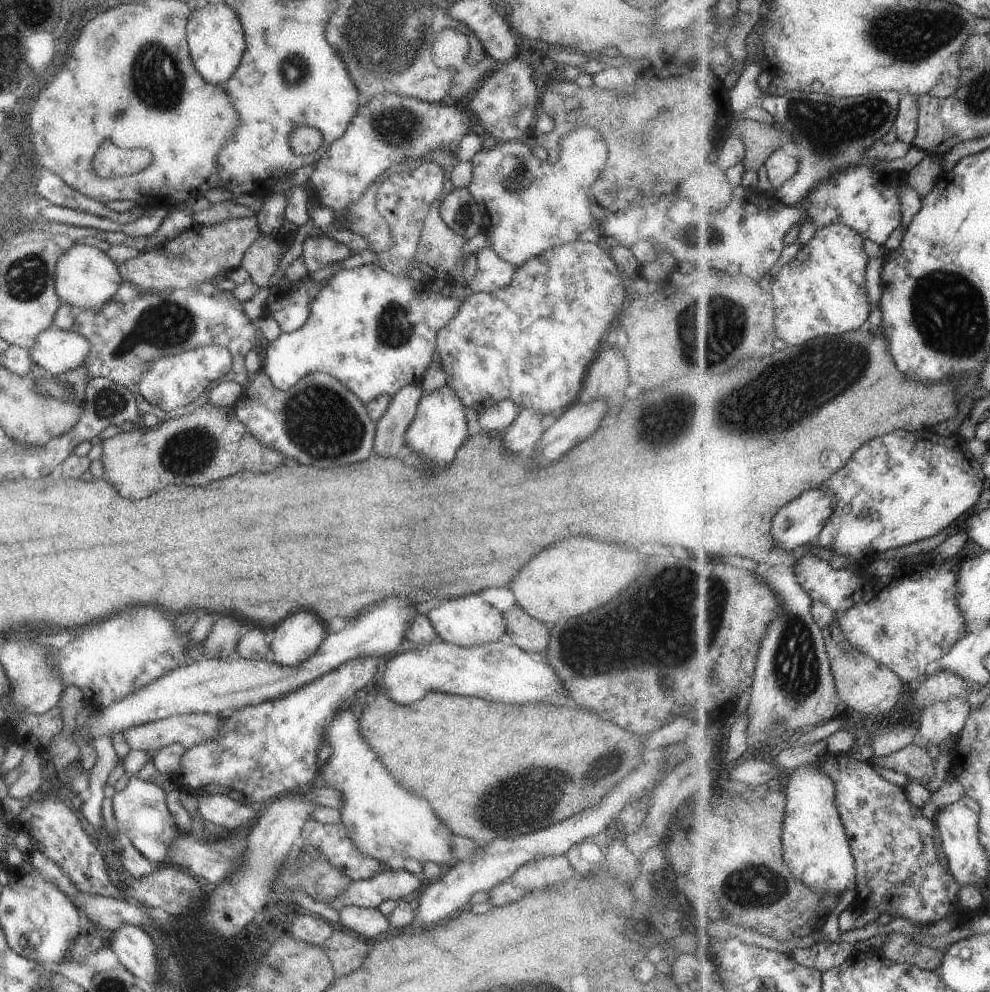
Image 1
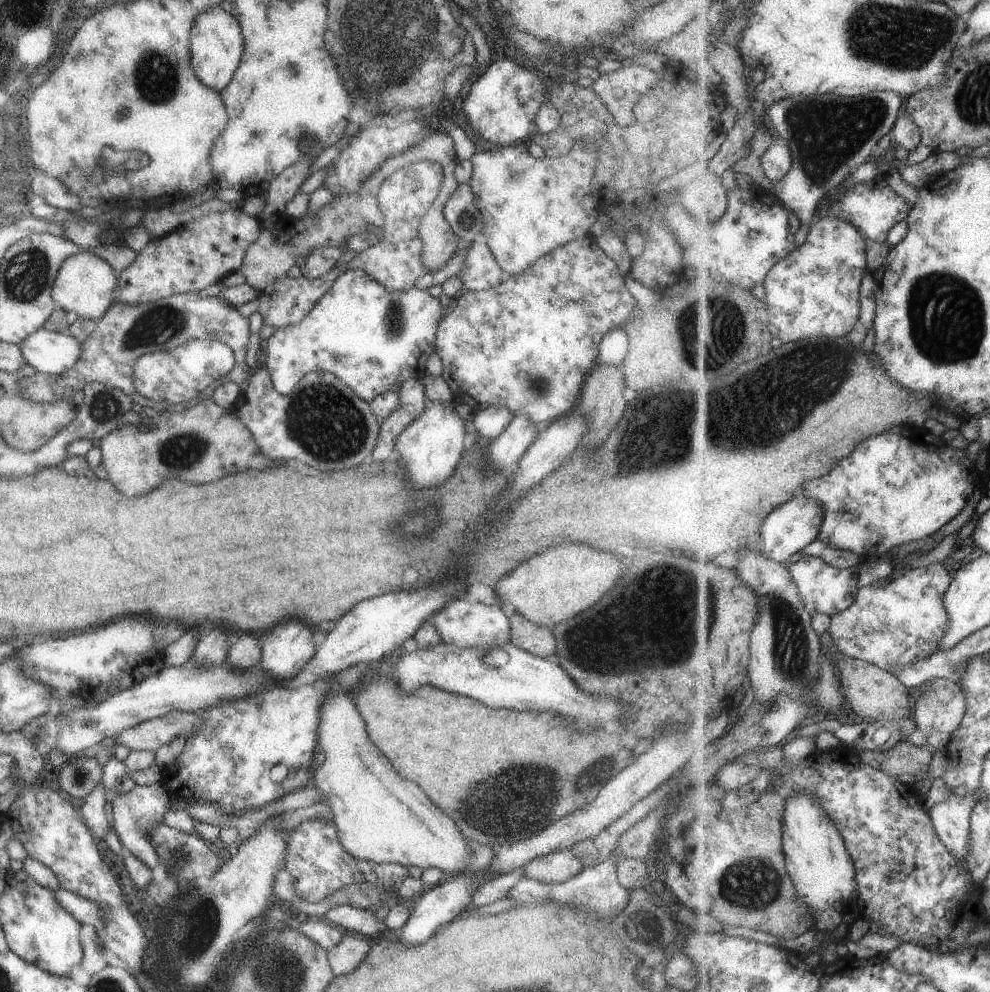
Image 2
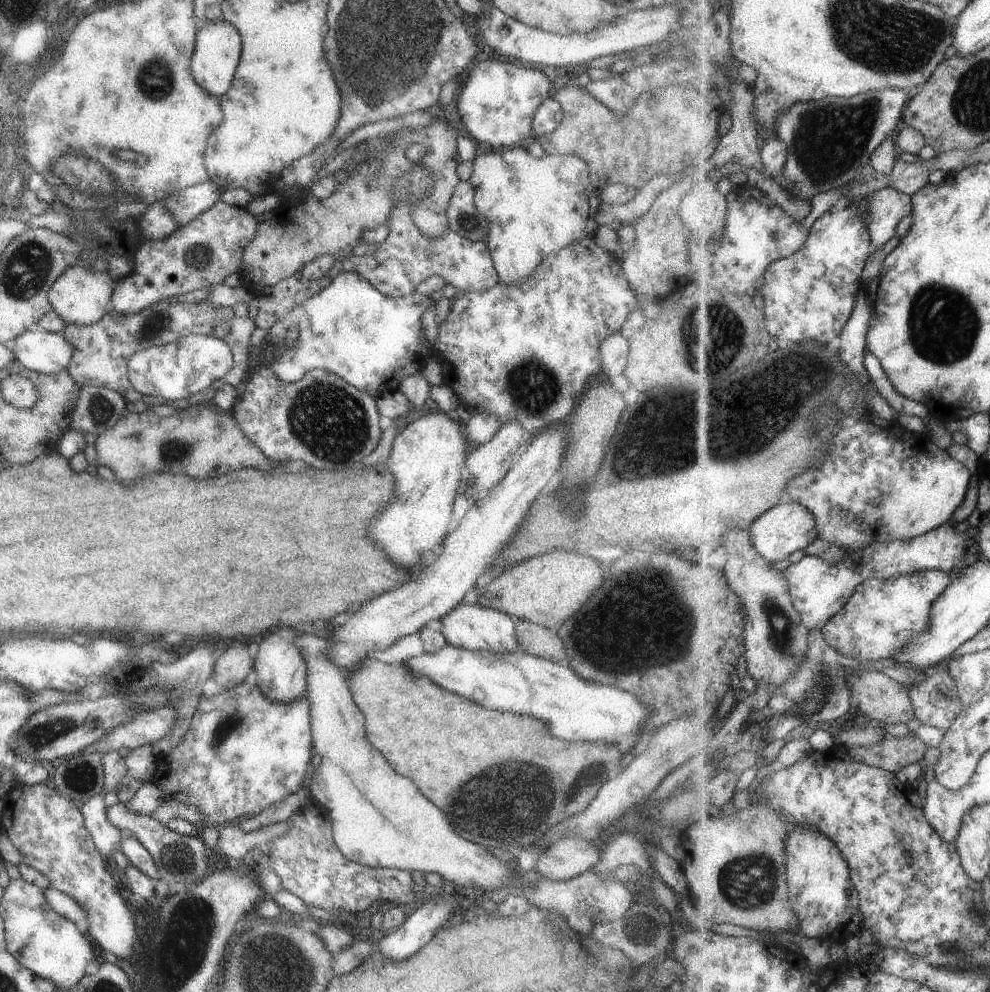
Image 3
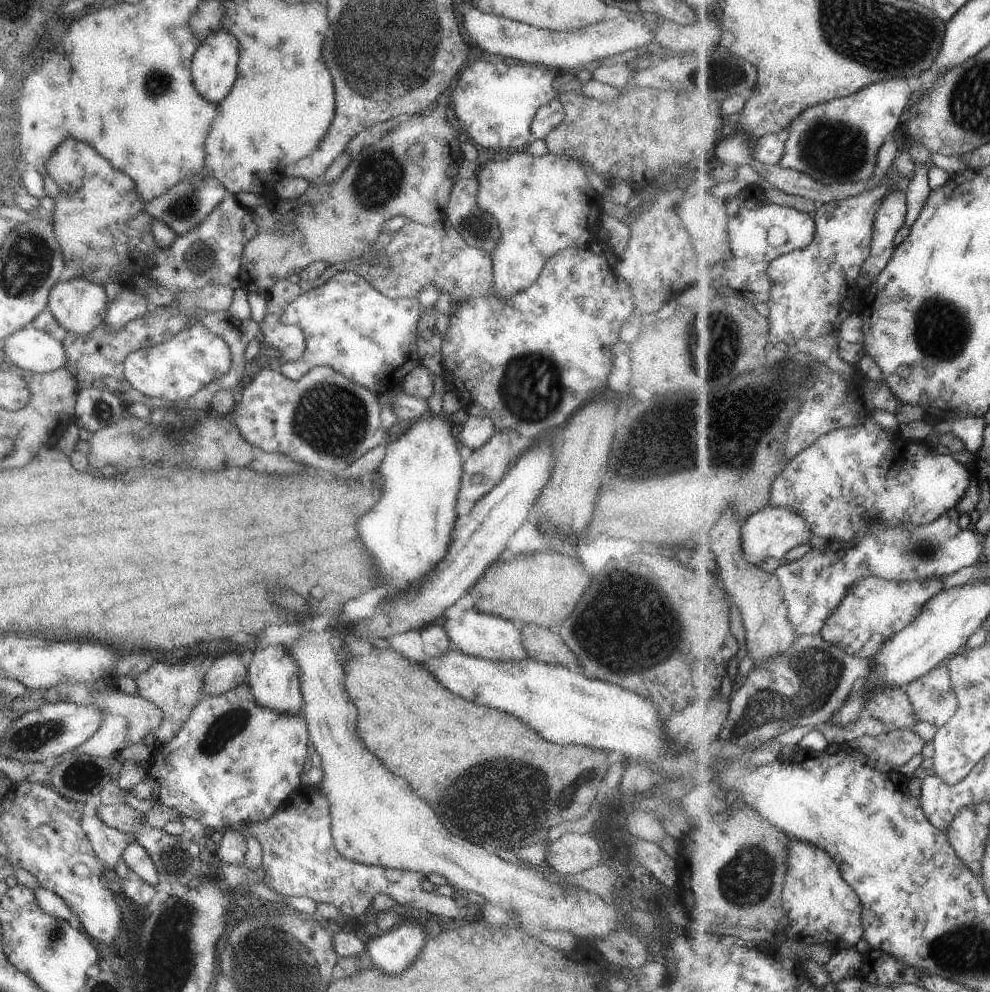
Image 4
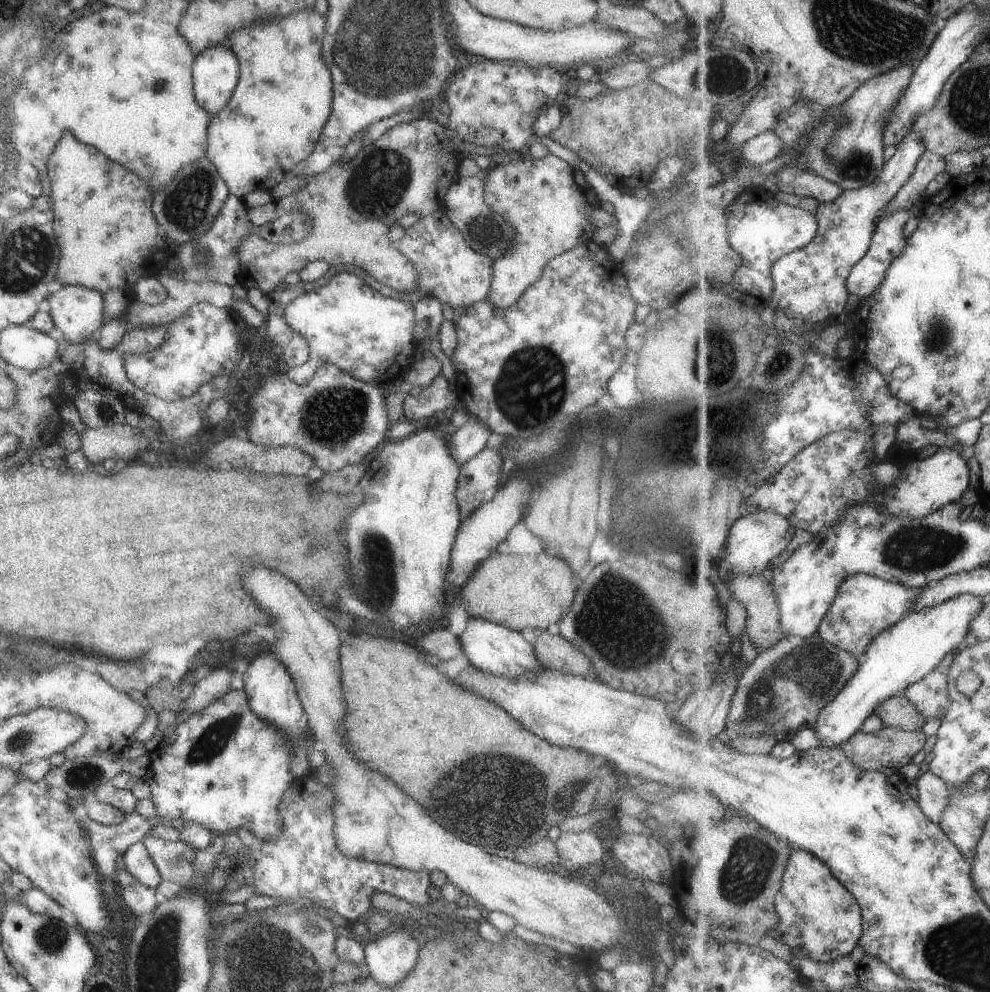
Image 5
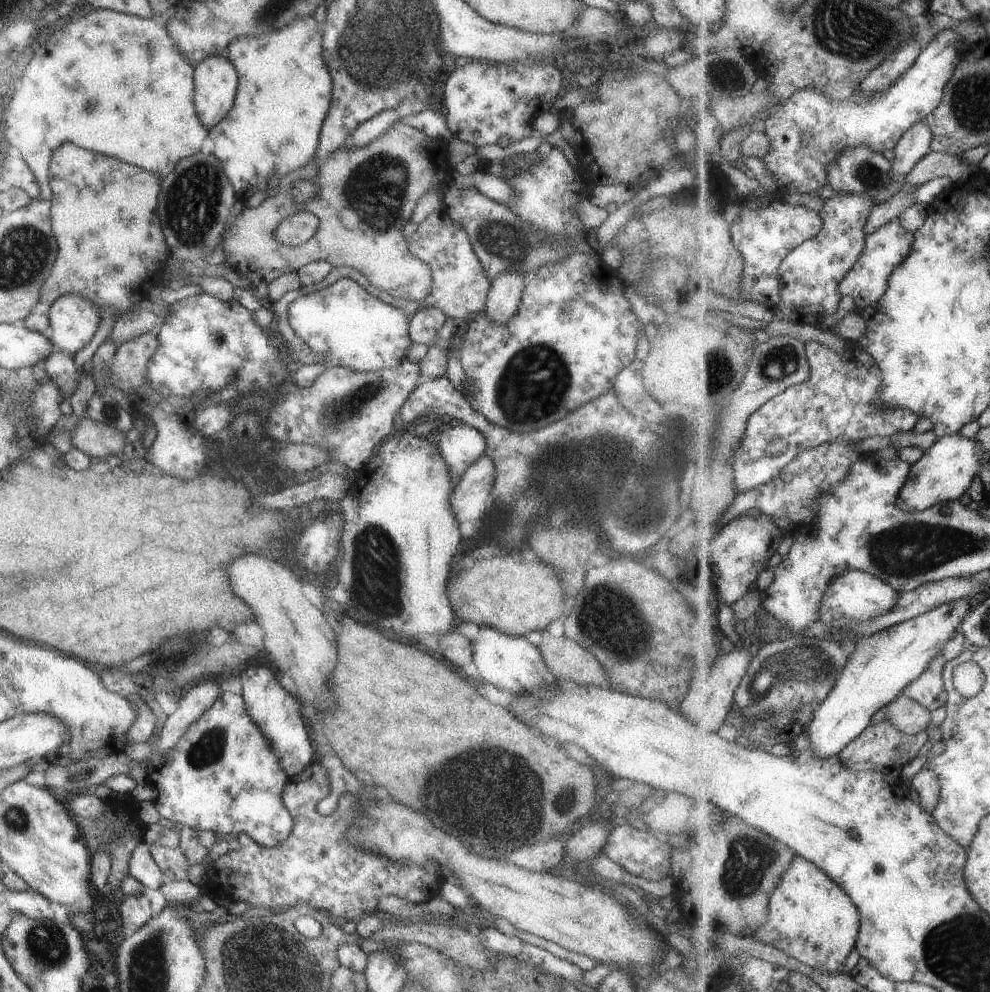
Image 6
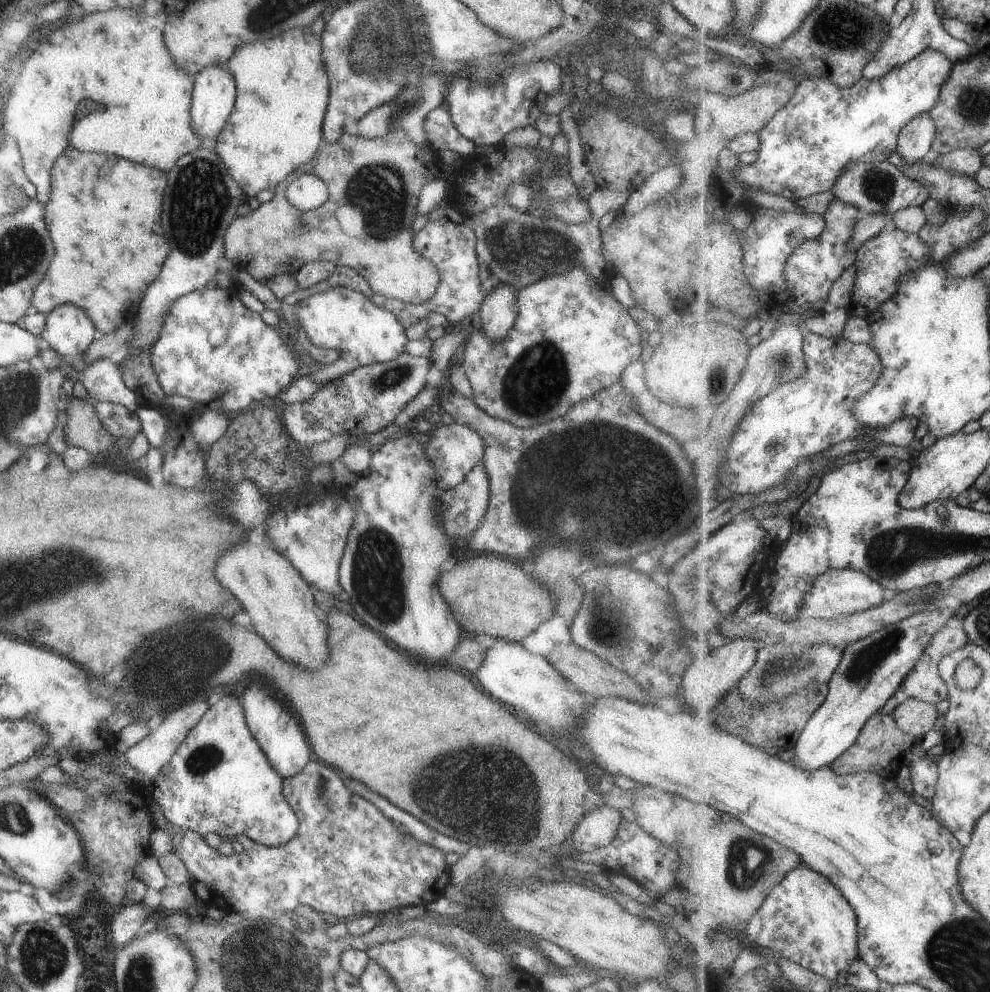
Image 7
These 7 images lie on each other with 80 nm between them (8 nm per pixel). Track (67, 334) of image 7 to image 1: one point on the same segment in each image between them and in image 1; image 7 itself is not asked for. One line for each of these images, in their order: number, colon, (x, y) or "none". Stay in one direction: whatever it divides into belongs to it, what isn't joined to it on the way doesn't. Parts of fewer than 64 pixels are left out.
1: (85, 278)
2: (83, 287)
3: (80, 295)
4: (76, 305)
5: (76, 311)
6: (72, 320)

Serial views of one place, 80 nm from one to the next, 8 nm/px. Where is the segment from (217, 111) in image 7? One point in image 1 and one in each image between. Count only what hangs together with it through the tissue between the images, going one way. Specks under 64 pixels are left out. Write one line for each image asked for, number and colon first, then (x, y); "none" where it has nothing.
1: (214, 36)
2: (215, 44)
3: (216, 51)
4: (213, 70)
5: (214, 71)
6: (214, 80)

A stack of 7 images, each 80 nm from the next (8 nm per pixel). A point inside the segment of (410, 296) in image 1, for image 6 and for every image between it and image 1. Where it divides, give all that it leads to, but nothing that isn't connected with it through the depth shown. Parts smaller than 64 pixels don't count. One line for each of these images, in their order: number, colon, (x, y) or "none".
2: (370, 339)
3: (373, 342)
4: (370, 339)
5: (345, 323)
6: (342, 323)

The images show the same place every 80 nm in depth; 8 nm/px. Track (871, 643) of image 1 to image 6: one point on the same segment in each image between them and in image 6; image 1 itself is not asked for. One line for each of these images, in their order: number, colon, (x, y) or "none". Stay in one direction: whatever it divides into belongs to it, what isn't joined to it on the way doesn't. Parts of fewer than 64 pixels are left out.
2: (895, 621)
3: (884, 615)
4: (875, 609)
5: (865, 606)
6: (855, 596)

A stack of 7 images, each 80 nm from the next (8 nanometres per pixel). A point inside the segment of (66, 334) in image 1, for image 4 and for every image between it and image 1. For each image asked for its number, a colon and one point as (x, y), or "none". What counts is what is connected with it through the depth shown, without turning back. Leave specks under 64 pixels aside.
2: (48, 352)
3: (41, 352)
4: (28, 349)

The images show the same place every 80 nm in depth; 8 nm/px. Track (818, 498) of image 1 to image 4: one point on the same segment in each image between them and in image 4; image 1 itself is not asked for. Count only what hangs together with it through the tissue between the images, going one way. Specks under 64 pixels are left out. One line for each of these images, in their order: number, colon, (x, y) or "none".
2: (788, 529)
3: (788, 527)
4: (774, 532)

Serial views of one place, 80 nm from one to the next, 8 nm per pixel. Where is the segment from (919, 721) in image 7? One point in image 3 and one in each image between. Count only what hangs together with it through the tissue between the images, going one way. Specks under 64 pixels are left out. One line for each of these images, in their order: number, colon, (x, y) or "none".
3: (875, 694)
4: (892, 705)
5: (898, 711)
6: (909, 716)

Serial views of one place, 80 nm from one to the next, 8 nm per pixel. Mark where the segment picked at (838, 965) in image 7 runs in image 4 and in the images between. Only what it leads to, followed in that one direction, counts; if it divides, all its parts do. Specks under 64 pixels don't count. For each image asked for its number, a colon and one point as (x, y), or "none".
4: (824, 909)
5: (820, 918)
6: (812, 919)

